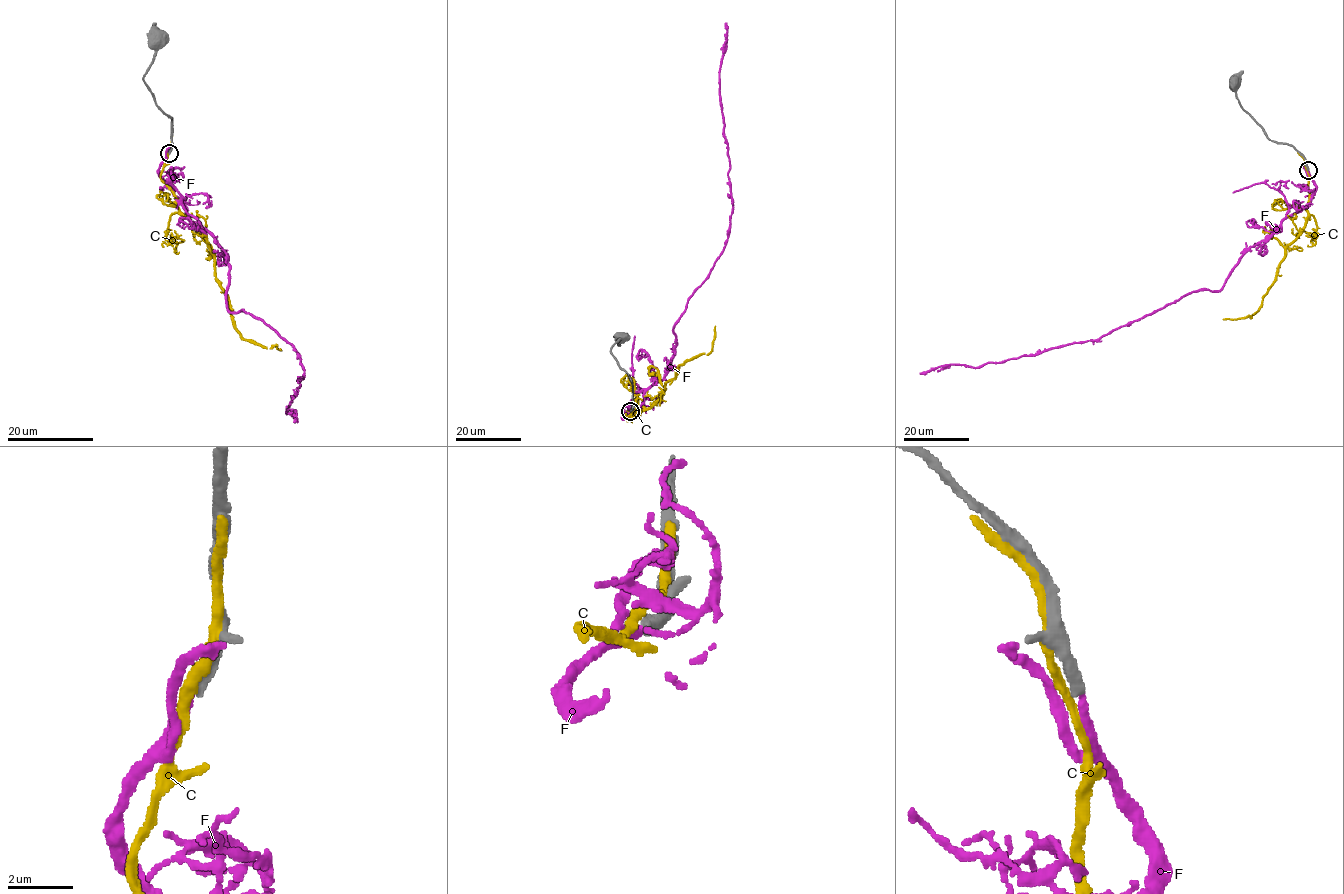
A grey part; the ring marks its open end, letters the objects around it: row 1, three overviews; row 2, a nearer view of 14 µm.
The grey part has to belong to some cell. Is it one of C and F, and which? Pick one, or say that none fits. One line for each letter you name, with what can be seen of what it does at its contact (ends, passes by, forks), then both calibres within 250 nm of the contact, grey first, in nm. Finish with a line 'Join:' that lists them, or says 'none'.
Join: none

